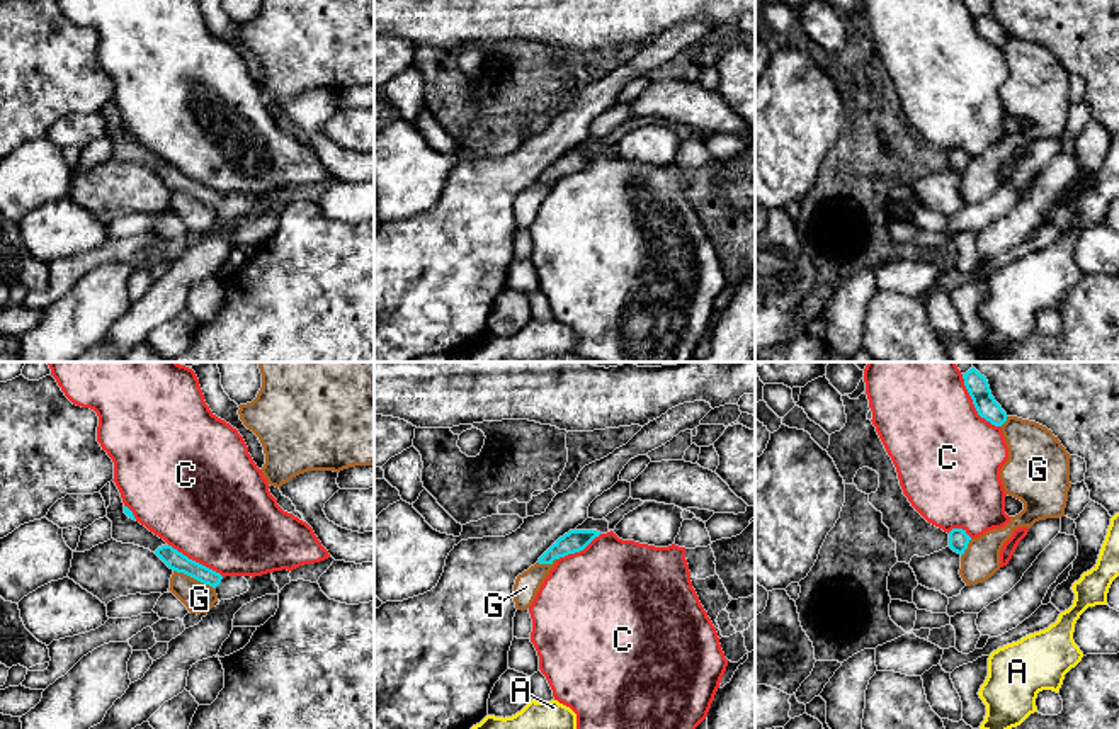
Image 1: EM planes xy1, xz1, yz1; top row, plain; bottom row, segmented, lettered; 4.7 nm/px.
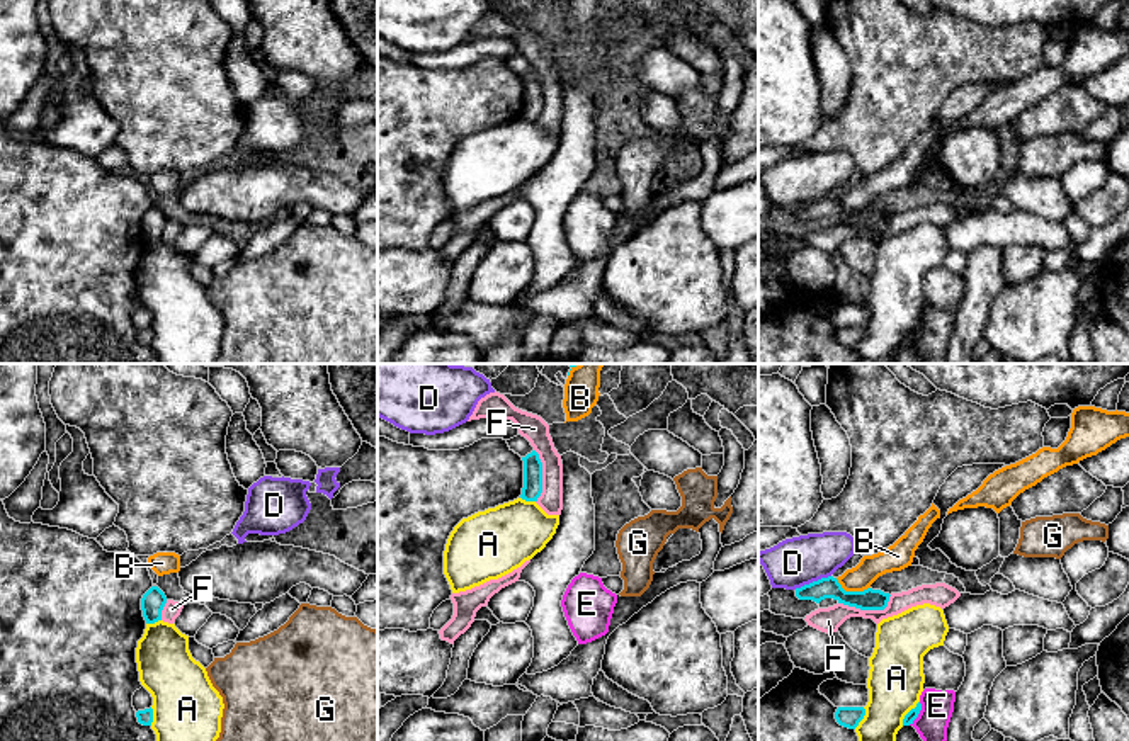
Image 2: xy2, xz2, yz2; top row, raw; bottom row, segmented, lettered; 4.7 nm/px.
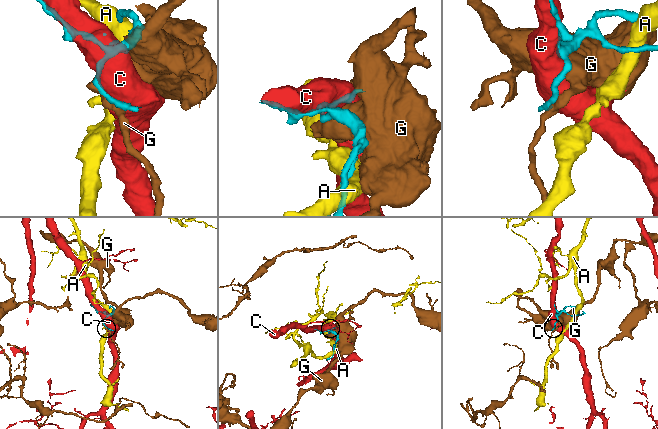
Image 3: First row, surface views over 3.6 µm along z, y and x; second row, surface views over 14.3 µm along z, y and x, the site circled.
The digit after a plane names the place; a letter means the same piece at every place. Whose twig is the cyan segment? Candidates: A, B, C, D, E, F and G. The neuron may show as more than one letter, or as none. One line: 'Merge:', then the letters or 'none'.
Merge: none

